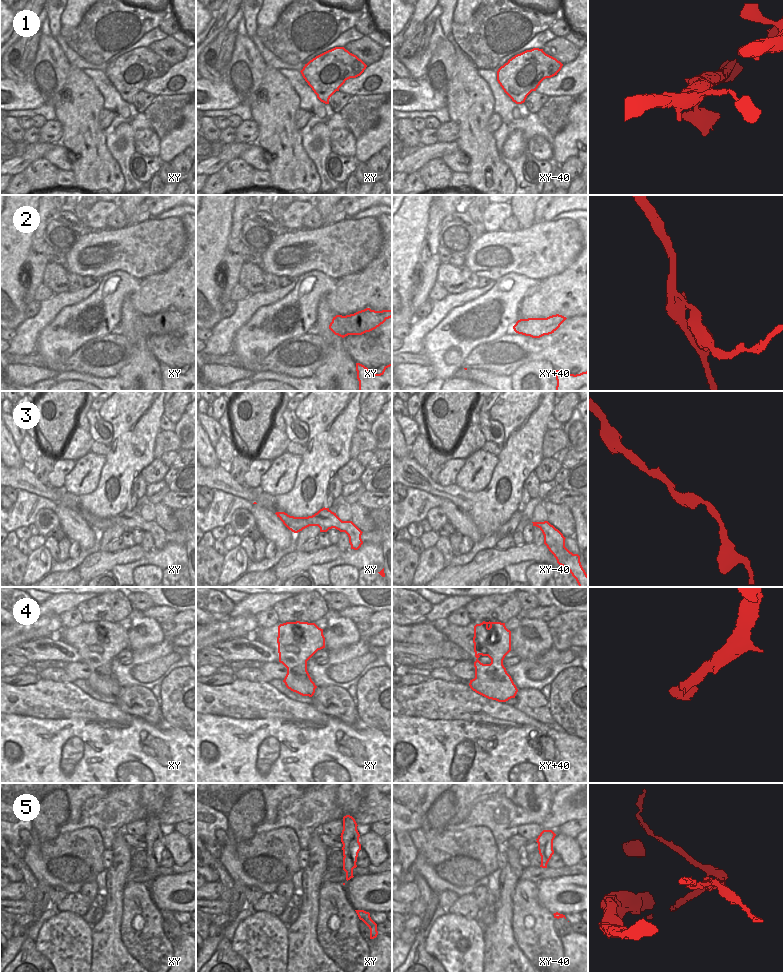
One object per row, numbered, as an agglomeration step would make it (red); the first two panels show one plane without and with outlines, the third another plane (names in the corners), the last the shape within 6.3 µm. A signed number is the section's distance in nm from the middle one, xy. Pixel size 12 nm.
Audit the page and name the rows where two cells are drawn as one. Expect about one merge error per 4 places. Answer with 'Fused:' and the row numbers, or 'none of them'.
Fused: 2, 5.

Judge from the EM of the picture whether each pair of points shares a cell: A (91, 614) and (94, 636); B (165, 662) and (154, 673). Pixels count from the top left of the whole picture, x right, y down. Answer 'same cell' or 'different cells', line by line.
A: different cells
B: same cell

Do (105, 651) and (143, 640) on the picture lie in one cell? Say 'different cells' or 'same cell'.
different cells

